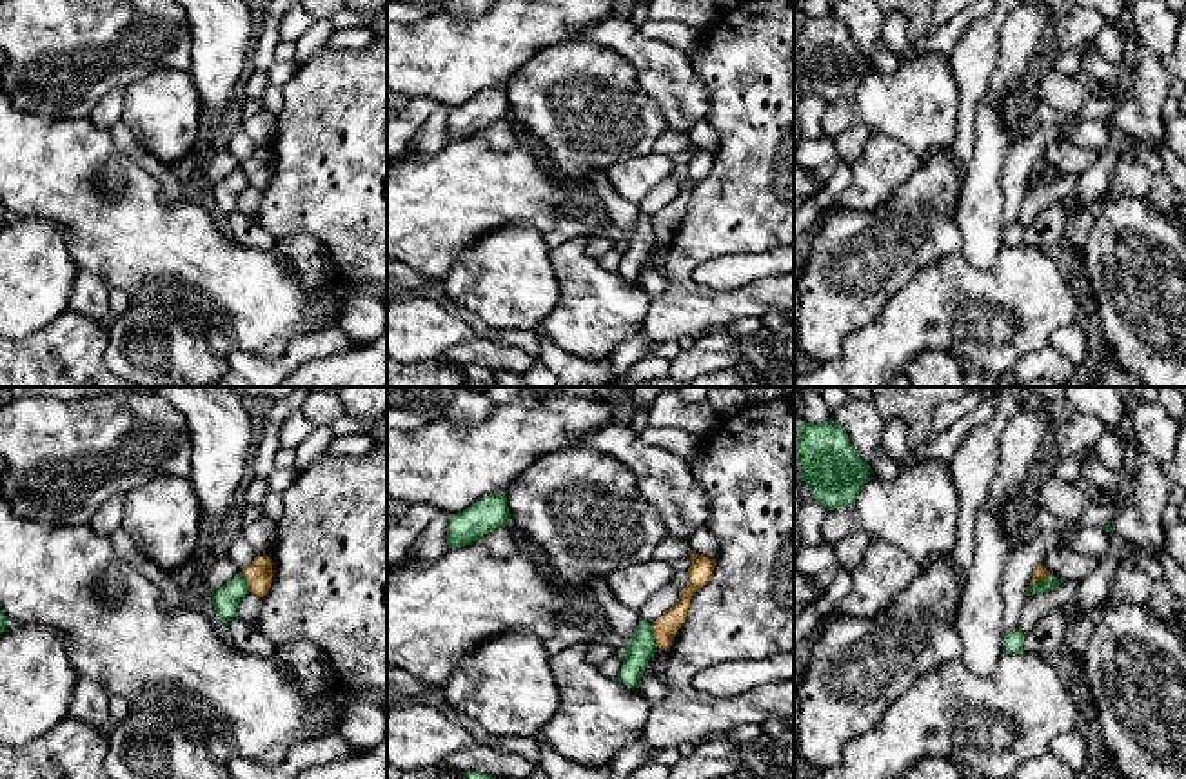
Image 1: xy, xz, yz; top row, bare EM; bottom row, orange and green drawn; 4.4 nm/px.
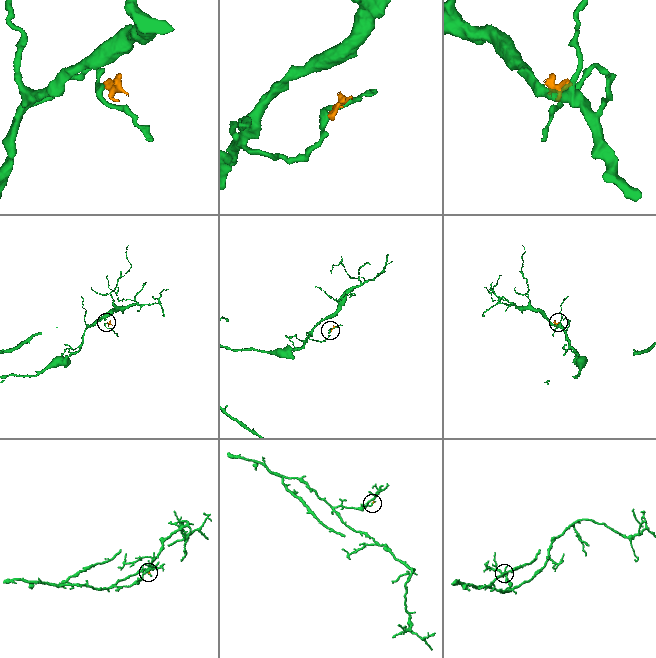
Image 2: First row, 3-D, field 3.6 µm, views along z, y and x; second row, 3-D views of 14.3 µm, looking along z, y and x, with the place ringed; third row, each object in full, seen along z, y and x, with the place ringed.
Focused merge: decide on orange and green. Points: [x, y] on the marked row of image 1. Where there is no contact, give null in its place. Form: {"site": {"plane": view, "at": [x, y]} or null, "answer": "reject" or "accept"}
{"site": {"plane": "yz", "at": [1036, 580]}, "answer": "reject"}

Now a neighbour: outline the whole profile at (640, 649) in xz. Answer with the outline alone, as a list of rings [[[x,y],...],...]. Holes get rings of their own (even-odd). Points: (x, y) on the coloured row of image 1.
[[[639,619],[634,637],[627,643],[621,654],[623,665],[616,679],[628,688],[639,688],[645,668],[654,652],[656,641],[652,636],[652,625]]]

